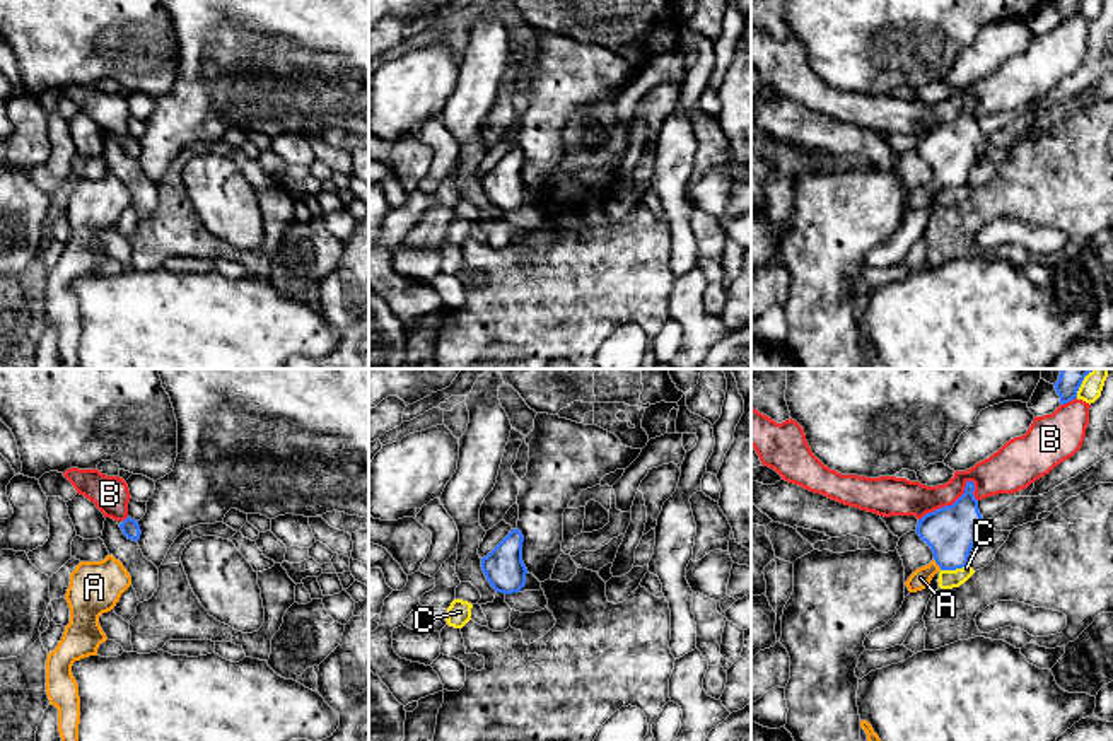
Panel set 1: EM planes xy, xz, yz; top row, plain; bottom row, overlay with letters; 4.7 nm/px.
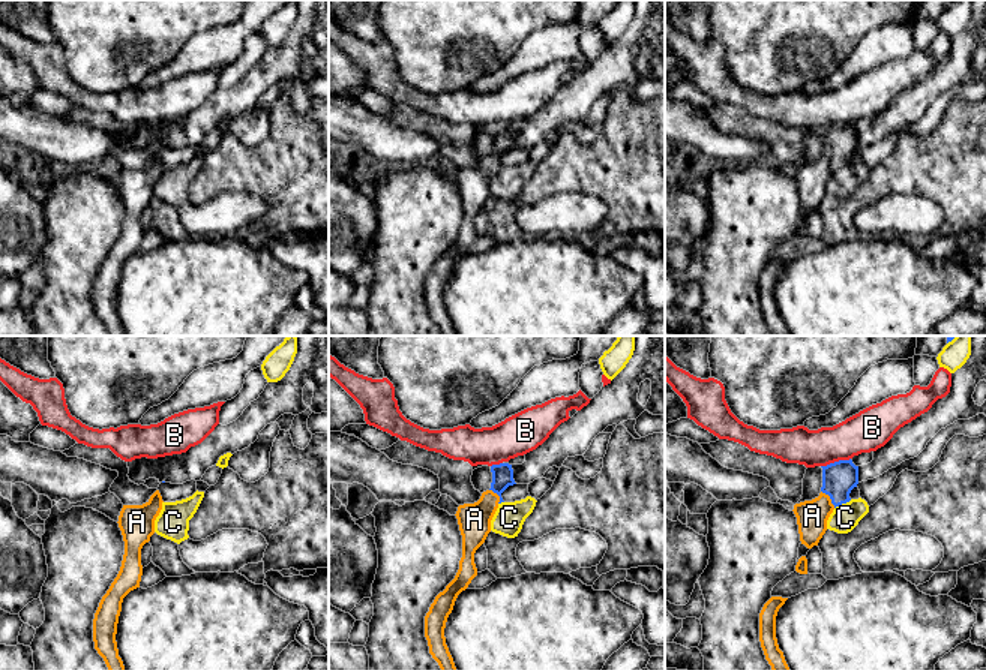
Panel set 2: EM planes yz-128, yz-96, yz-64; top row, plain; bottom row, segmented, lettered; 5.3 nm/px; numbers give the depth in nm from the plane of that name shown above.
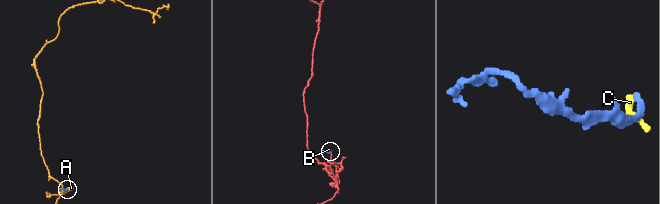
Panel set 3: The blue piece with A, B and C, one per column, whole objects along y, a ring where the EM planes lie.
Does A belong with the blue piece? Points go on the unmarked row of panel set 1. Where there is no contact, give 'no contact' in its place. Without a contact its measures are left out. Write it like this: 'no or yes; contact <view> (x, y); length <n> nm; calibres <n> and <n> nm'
yes; contact yz (936, 180); length 70 nm; calibres 240 and 90 nm

